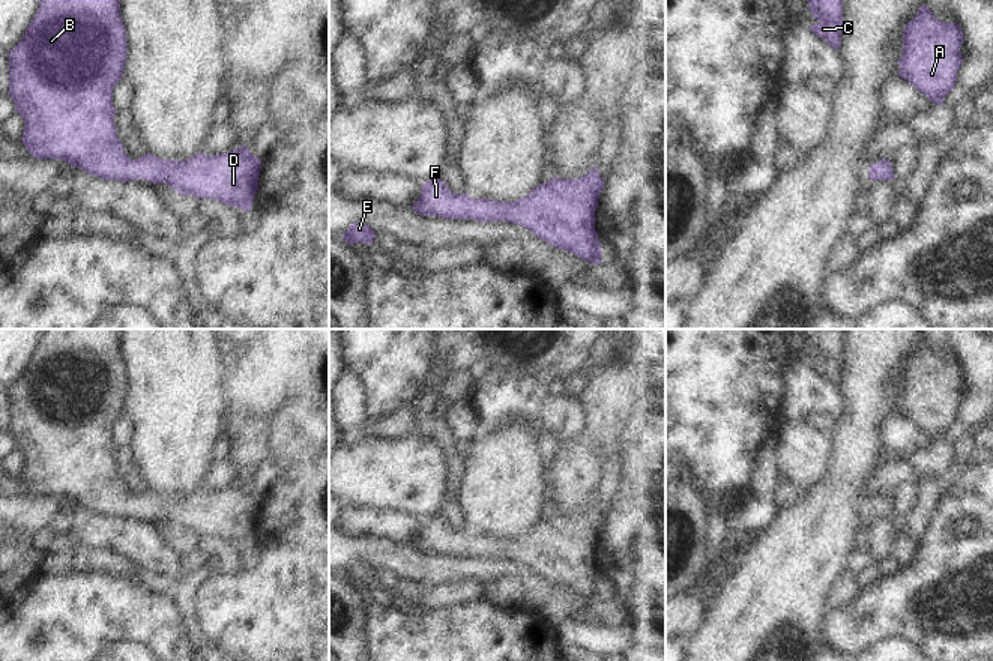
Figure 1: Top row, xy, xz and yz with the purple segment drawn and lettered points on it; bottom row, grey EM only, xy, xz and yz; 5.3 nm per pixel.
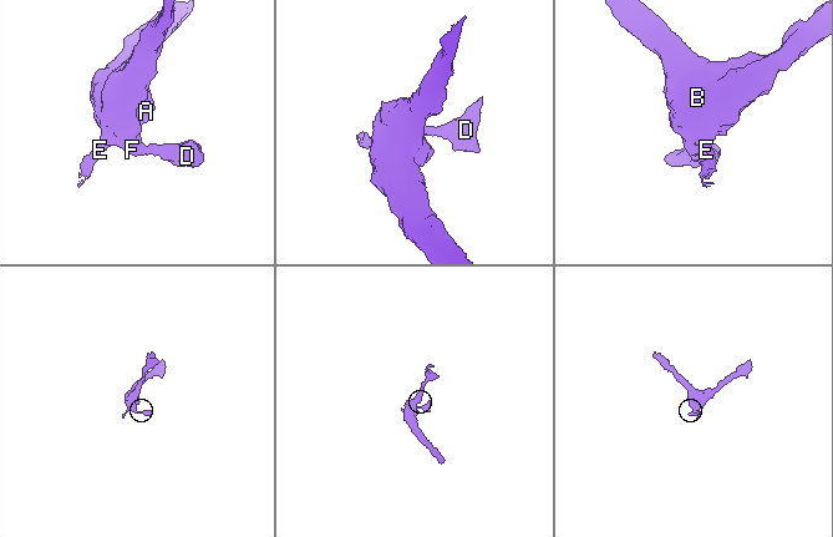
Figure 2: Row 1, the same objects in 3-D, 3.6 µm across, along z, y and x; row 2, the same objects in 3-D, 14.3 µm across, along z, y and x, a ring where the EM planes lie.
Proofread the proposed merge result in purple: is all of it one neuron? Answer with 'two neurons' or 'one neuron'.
one neuron

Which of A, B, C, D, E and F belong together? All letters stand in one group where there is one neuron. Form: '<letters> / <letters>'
A B C D E F

